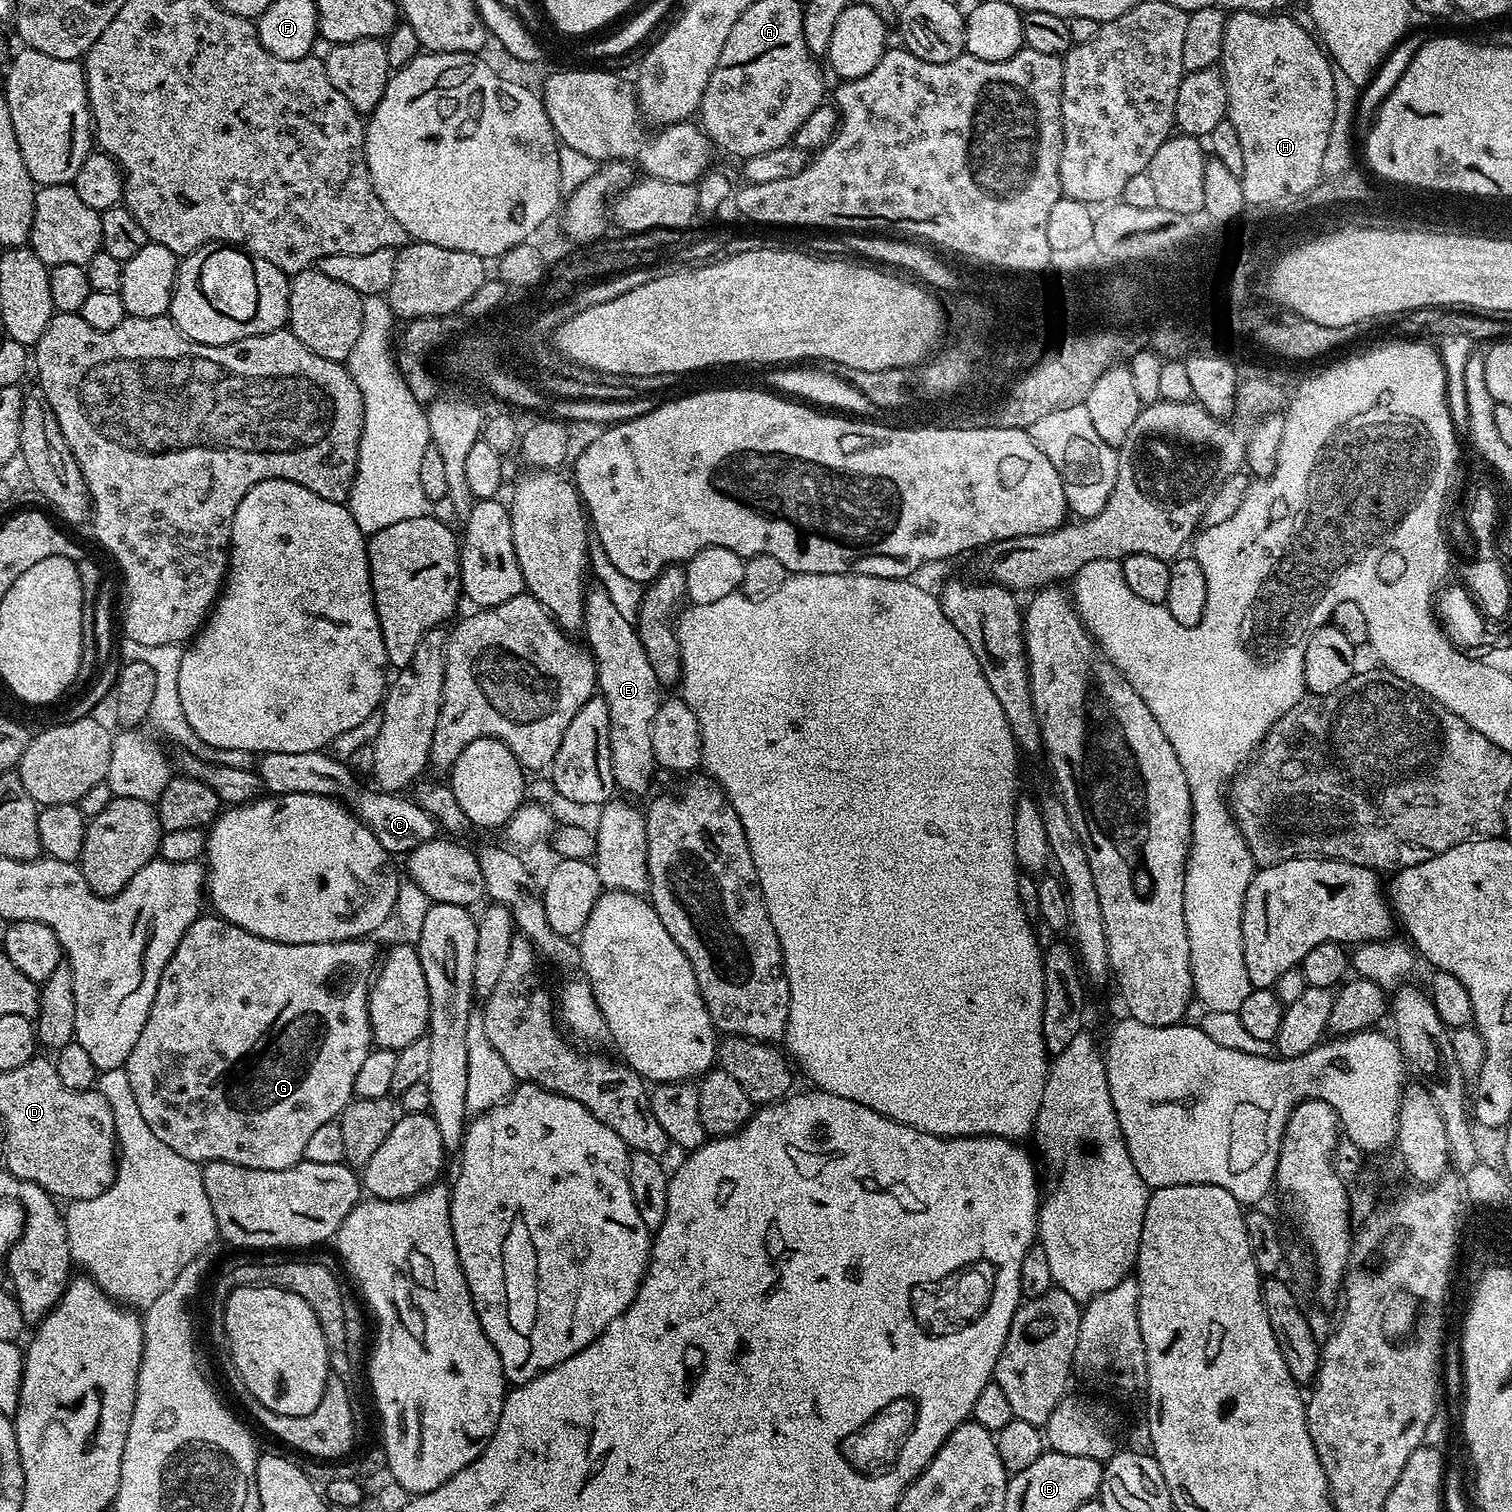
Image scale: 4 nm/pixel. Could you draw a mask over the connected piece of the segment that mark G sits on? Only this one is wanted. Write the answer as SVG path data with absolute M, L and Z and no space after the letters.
M201 914L190 930L182 934L178 950L174 950L170 962L166 962L162 970L146 1026L142 1026L142 1034L138 1034L138 1042L134 1042L134 1050L130 1050L126 1065L130 1090L134 1090L134 1102L138 1102L142 1118L146 1118L146 1126L150 1126L154 1135L162 1138L170 1150L182 1154L187 1160L225 1160L255 1170L284 1170L304 1160L306 1142L310 1142L314 1130L336 1120L354 1099L354 1077L366 1054L370 1054L374 1047L372 1023L368 1017L368 994L378 968L378 956L376 960L376 948L372 942L361 938L321 944L283 944L250 934L215 914Z

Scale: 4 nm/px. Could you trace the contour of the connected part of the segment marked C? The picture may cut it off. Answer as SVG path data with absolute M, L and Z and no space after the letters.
M282 751L266 752L259 757L260 765L254 771L273 795L286 793L308 793L315 796L331 796L339 800L349 811L374 834L382 848L394 856L408 854L424 841L437 837L440 827L417 803L401 793L382 792L363 786L355 771L341 759L325 751L303 751L301 754L286 754Z

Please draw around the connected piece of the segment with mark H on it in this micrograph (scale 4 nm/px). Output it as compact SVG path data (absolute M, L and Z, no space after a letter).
M1233 11L1228 16L1224 41L1222 42L1222 71L1226 82L1226 94L1228 95L1227 120L1232 123L1234 130L1238 130L1238 139L1242 141L1242 174L1240 185L1244 191L1244 203L1259 202L1262 200L1274 200L1284 198L1288 201L1301 198L1307 194L1324 176L1322 170L1322 154L1326 151L1326 142L1330 138L1330 126L1334 126L1334 114L1336 113L1336 95L1334 94L1333 63L1321 41L1311 31L1307 32L1302 25L1288 14L1269 14L1267 12L1238 12Z

